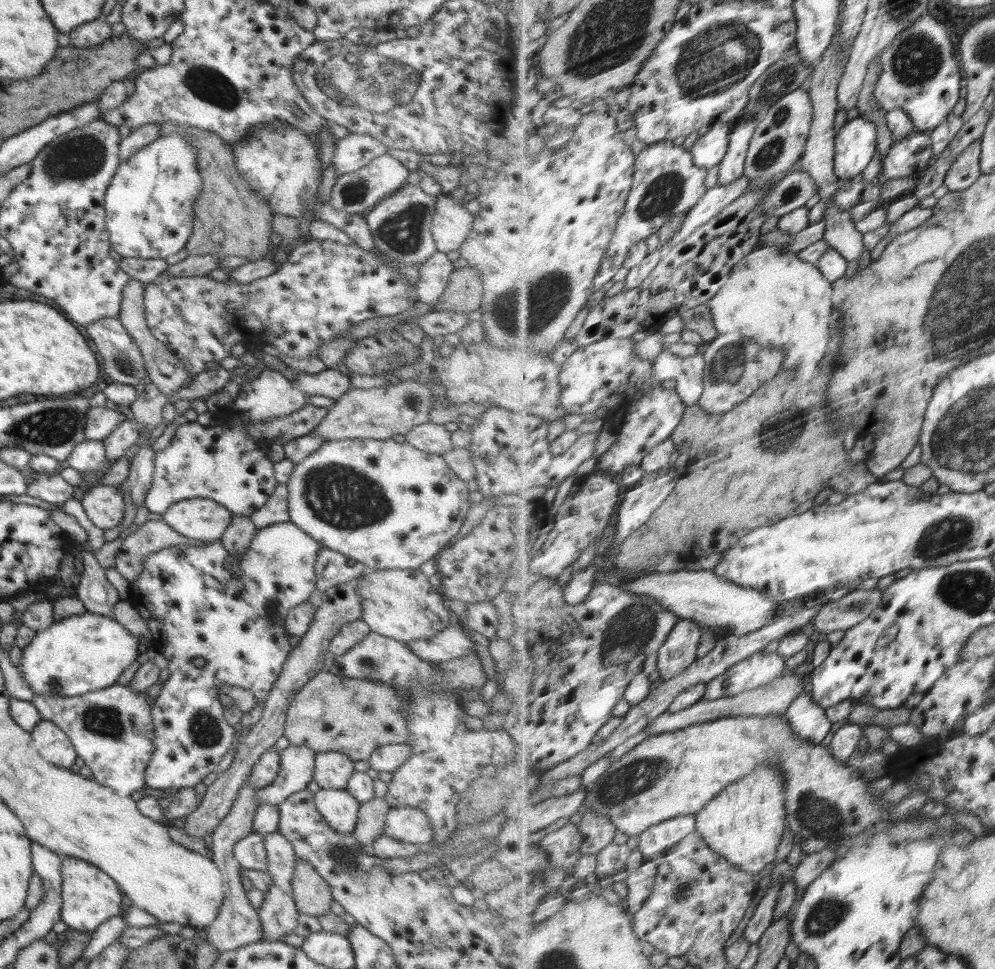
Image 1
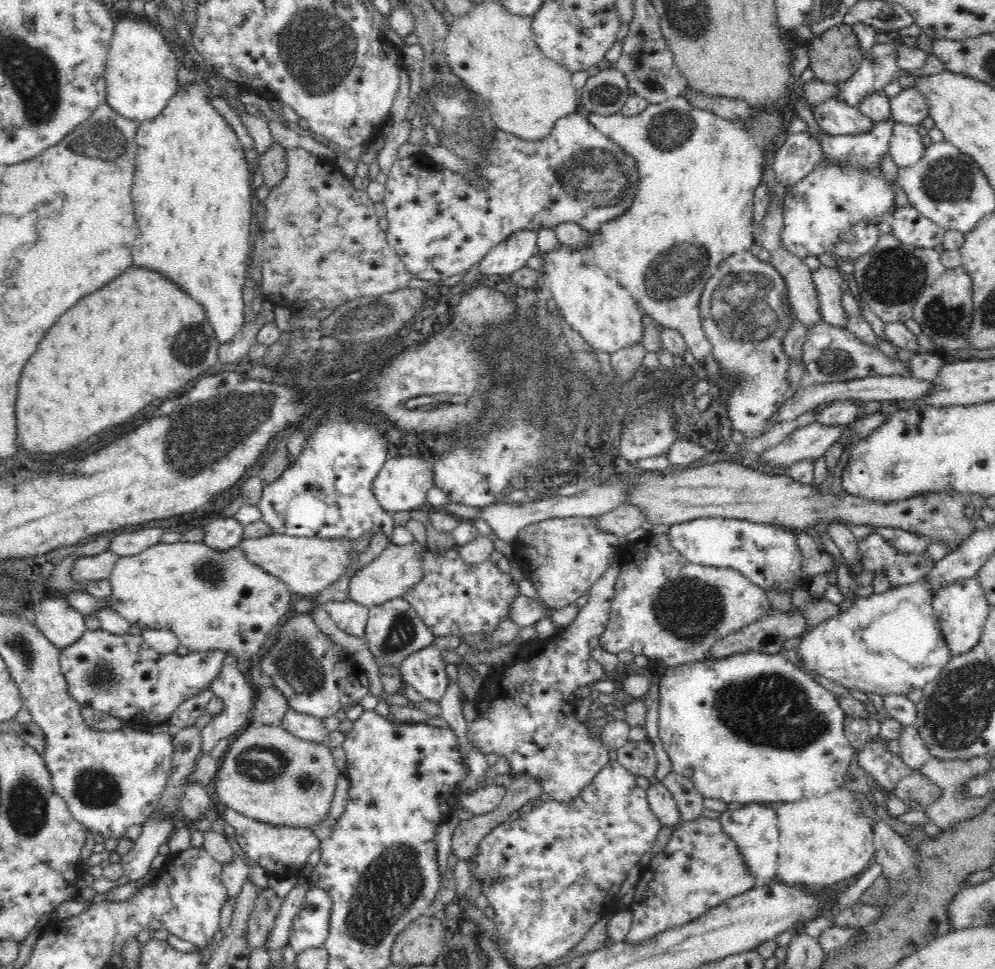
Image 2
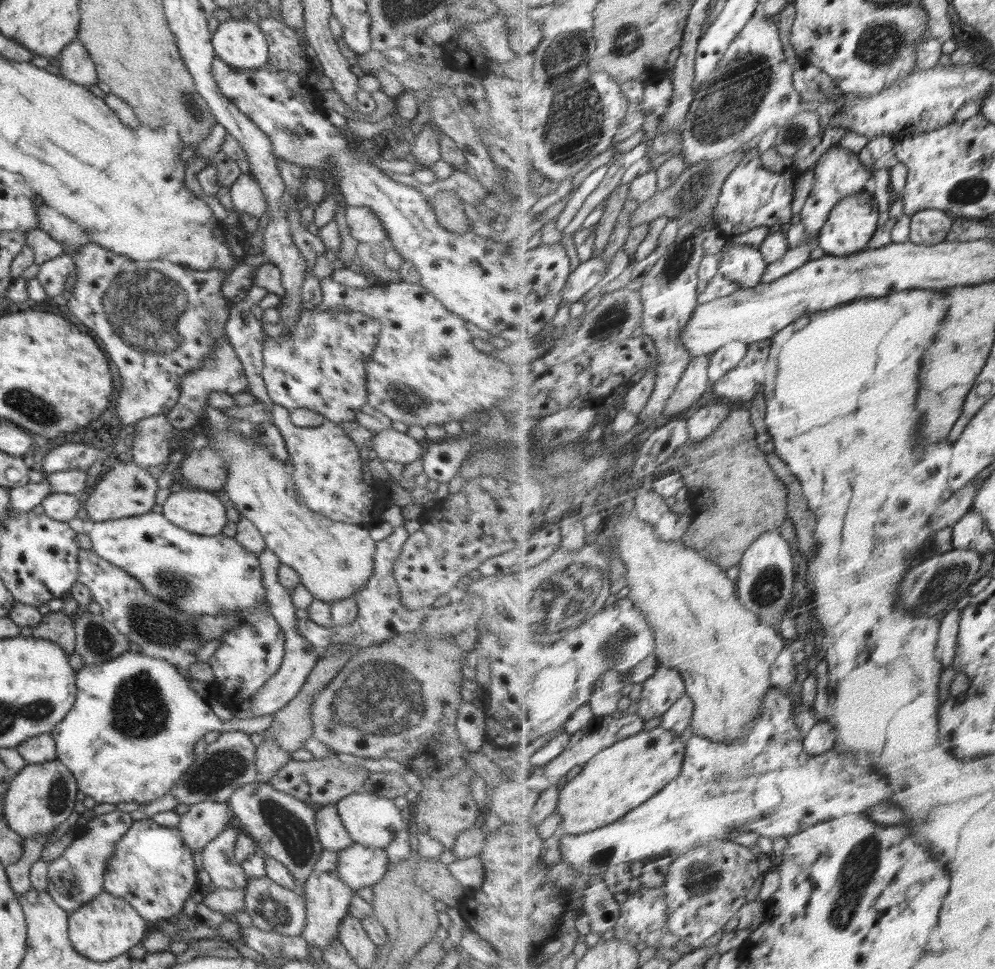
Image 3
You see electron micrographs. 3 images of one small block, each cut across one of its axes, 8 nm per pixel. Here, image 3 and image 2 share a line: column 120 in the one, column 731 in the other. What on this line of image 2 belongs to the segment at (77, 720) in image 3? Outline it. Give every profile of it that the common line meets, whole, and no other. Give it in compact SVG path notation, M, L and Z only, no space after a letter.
M746 650L746 652L738 652L726 658L718 658L718 660L707 659L685 663L669 667L659 680L659 737L671 761L672 770L694 781L694 785L704 798L718 798L726 804L740 802L747 805L753 802L774 802L779 805L828 794L836 790L838 786L843 786L846 770L855 752L844 735L845 716L845 710L838 704L837 697L814 681L810 674L804 673L794 662L785 660L782 653L766 654Z

